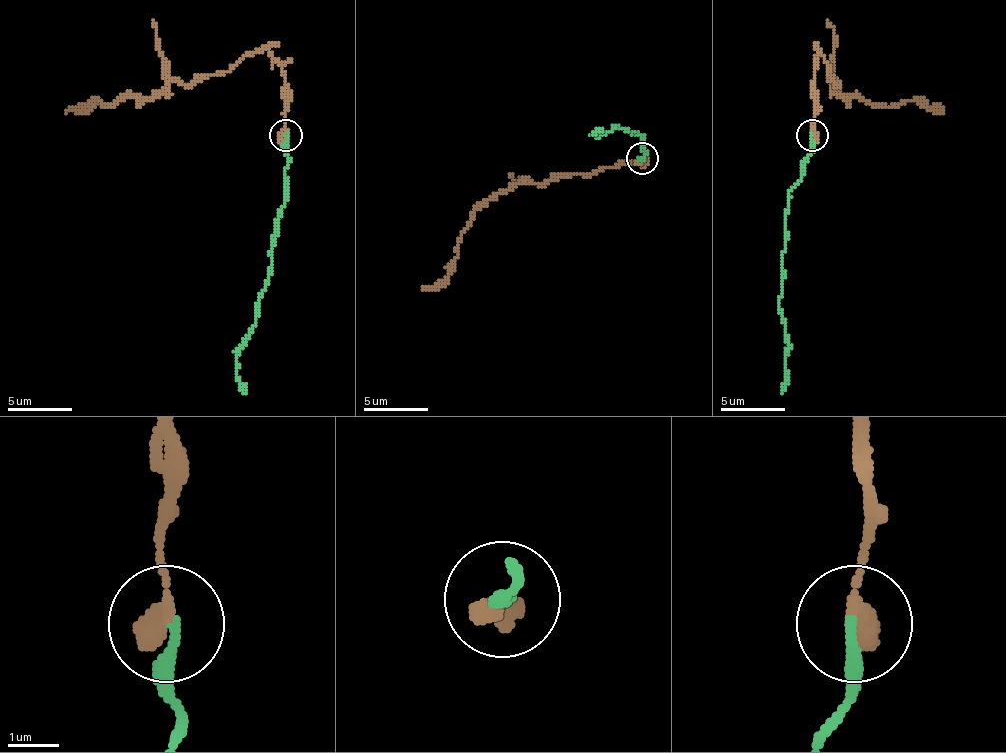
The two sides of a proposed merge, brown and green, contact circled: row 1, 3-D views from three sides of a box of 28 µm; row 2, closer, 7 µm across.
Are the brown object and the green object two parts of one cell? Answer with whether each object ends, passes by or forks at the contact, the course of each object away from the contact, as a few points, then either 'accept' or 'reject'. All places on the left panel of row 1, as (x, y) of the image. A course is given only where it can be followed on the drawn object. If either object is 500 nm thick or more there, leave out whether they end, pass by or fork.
brown ends there; green ends there; brown runs (285, 136), (285, 71), (265, 49), (227, 71), (169, 81), (149, 97), (66, 113); green runs (285, 136), (288, 155), (281, 210), (259, 313), (246, 345), (236, 358), (236, 380), (246, 393); reject

